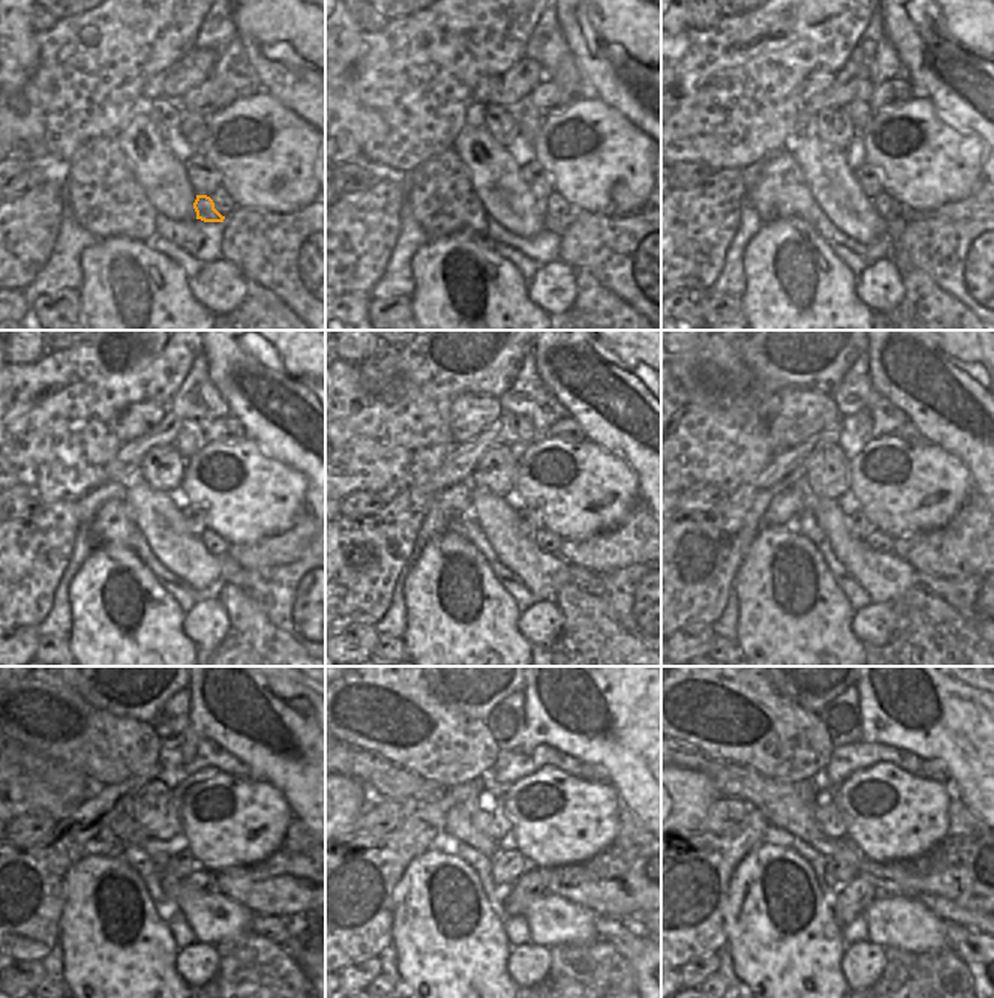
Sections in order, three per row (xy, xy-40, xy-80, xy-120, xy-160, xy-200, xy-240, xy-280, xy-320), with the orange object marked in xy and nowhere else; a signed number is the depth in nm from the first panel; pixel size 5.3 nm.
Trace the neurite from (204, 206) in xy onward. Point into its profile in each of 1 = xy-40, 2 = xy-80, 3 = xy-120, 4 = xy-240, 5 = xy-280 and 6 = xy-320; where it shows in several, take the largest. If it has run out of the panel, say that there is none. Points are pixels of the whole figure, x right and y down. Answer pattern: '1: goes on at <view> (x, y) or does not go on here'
1: goes on at xy-40 (558, 224)
2: goes on at xy-80 (894, 227)
3: goes on at xy-120 (233, 572)
4: goes on at xy-240 (272, 928)
5: goes on at xy-280 (607, 928)
6: goes on at xy-320 (964, 943)

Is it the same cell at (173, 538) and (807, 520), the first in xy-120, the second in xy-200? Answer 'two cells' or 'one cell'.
two cells

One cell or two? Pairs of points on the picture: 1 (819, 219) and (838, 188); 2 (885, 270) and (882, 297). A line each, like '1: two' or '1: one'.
1: two
2: one

